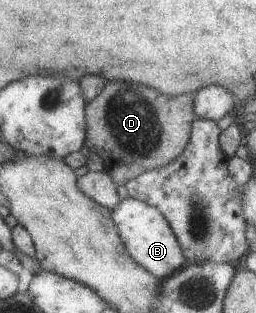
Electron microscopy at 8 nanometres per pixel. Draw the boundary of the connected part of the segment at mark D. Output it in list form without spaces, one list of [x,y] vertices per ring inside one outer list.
[[[111,81],[107,87],[86,103],[86,135],[84,151],[101,156],[116,186],[125,186],[133,177],[145,171],[169,165],[179,157],[189,142],[192,124],[196,119],[196,93],[170,97],[135,83]]]

